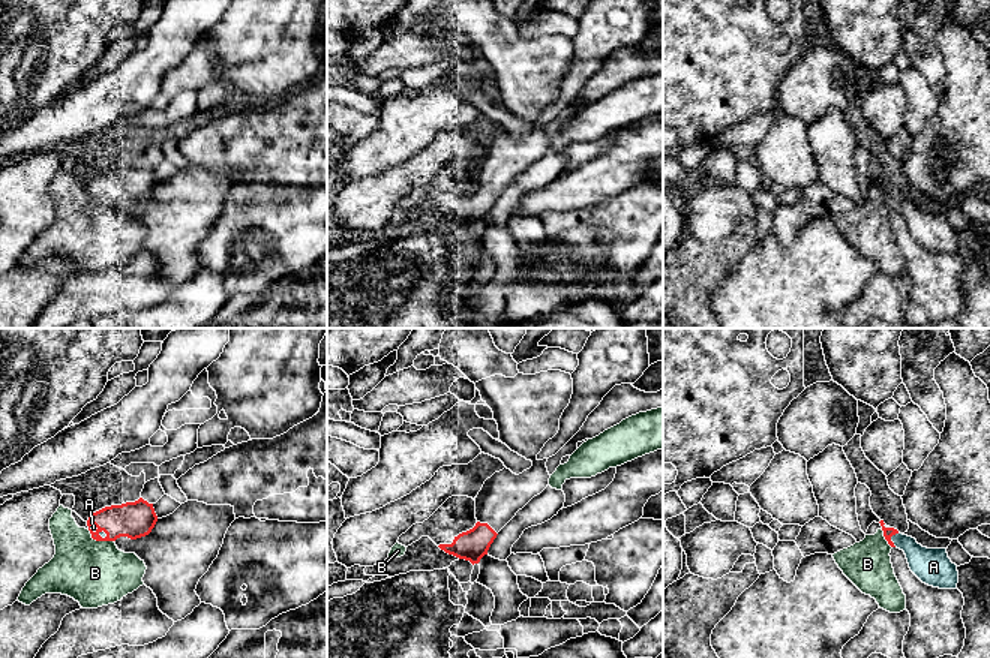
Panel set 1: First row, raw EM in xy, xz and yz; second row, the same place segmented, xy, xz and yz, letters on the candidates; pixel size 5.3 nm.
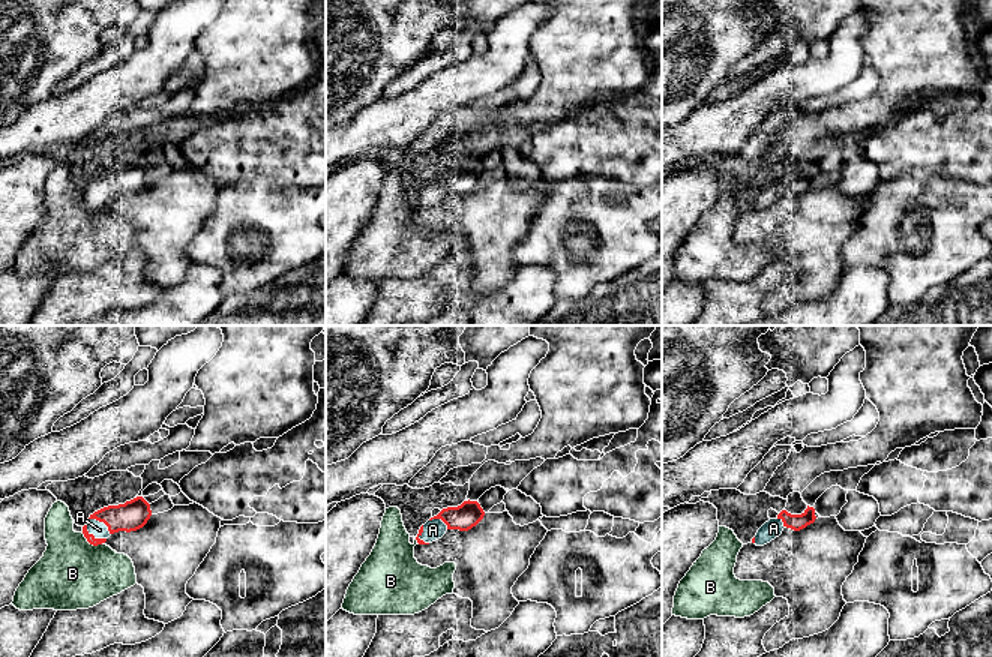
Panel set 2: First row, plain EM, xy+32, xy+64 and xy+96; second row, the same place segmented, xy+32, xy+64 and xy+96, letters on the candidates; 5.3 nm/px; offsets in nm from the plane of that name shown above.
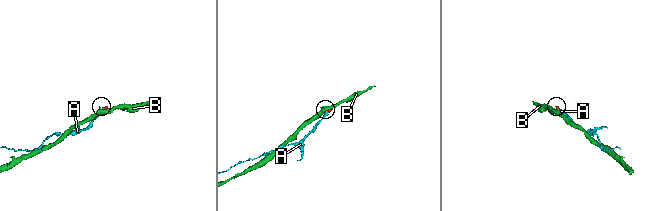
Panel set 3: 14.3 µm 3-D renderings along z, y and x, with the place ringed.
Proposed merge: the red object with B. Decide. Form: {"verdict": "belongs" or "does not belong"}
{"verdict": "does not belong"}

